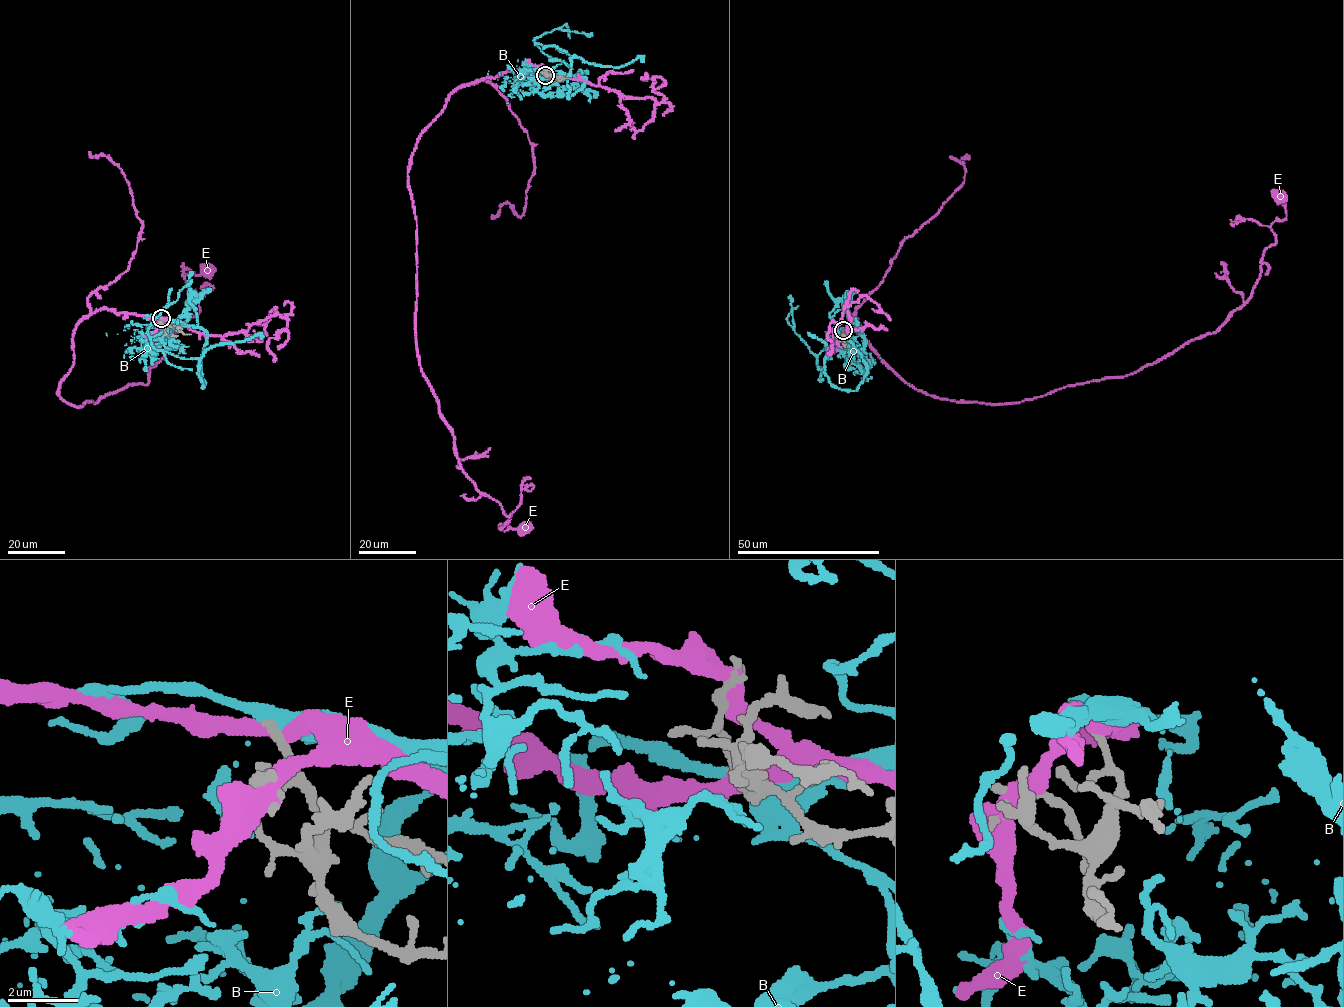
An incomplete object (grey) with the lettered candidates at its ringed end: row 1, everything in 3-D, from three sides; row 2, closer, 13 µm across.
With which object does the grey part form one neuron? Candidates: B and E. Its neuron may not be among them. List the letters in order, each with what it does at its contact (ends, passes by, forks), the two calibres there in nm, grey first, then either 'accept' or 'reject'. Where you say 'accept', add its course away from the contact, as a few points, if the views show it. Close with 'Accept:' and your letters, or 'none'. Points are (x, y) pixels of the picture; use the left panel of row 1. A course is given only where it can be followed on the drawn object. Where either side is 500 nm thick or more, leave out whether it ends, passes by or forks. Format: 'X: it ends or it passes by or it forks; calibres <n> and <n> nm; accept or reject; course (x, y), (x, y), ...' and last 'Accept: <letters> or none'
B: it passes by; calibres 240 and 380 nm; accept; course (161, 318), (198, 326), (206, 332), (201, 356), (203, 388), (198, 361), (154, 348), (147, 331), (192, 279)
E: it passes by; calibres 260 and 380 nm; reject
Accept: B

